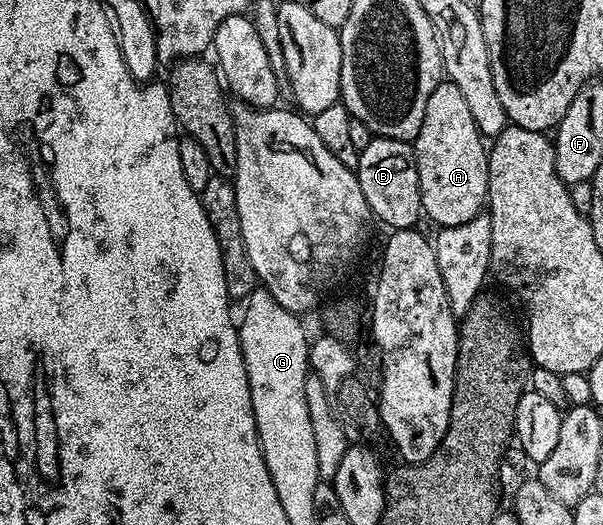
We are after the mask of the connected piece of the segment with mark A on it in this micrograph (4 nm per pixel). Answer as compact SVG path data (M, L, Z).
M441 81L437 89L429 93L425 117L413 146L423 215L431 218L439 227L465 225L465 221L480 215L487 201L489 151L484 136L479 134L473 121L473 113L469 113L465 97L455 83Z

